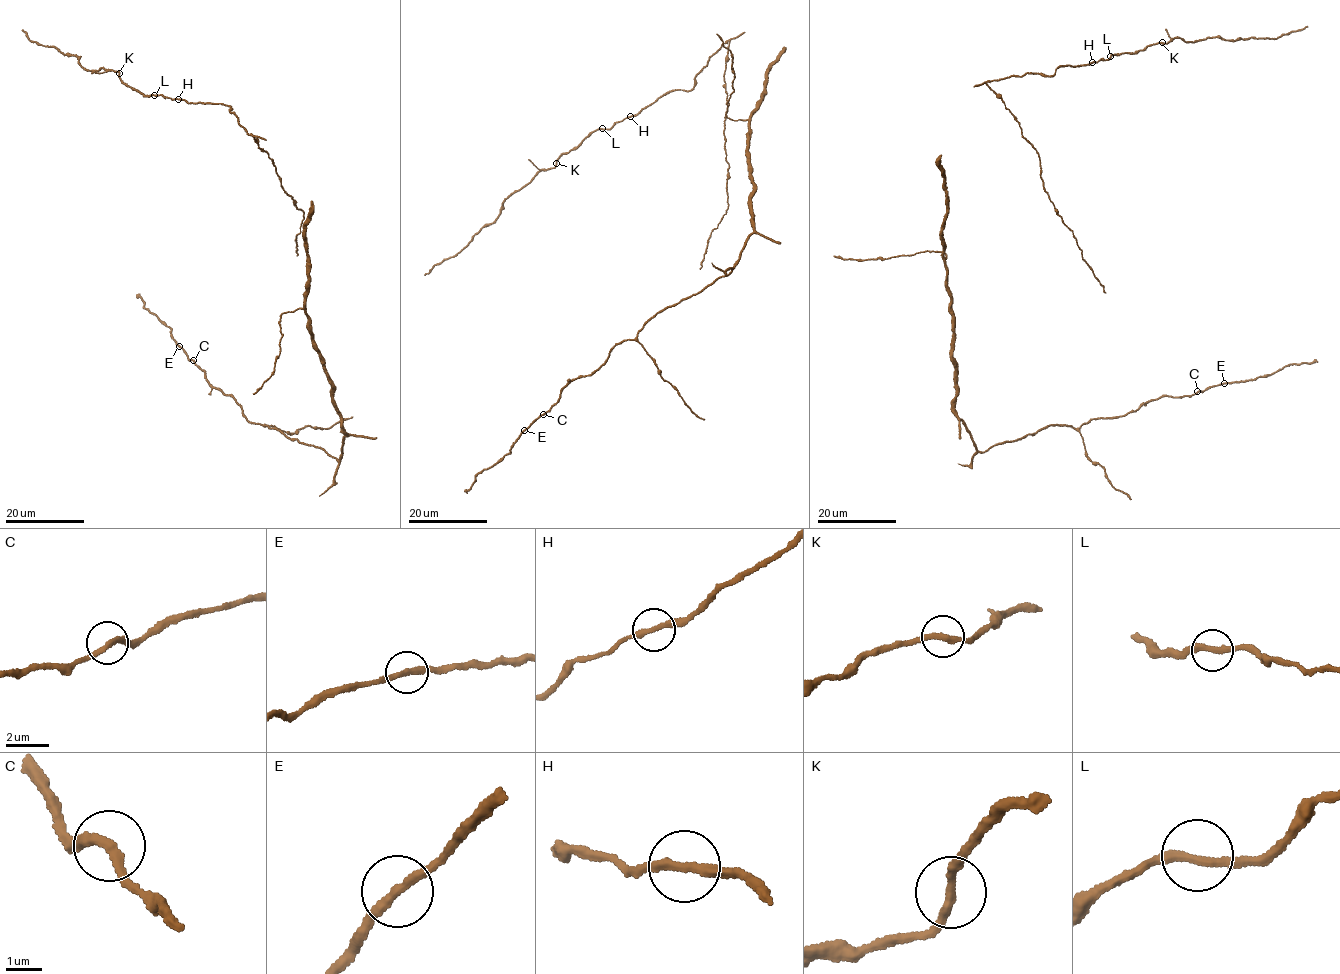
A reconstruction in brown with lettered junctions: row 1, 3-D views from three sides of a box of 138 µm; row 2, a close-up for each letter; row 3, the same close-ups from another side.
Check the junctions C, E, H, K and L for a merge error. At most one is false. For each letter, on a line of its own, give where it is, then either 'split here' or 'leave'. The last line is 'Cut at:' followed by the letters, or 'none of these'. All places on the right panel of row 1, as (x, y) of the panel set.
C: (1197, 391) | leave
E: (1224, 383) | leave
H: (1092, 62) | leave
K: (1162, 42) | leave
L: (1110, 56) | leave
Cut at: none of these

